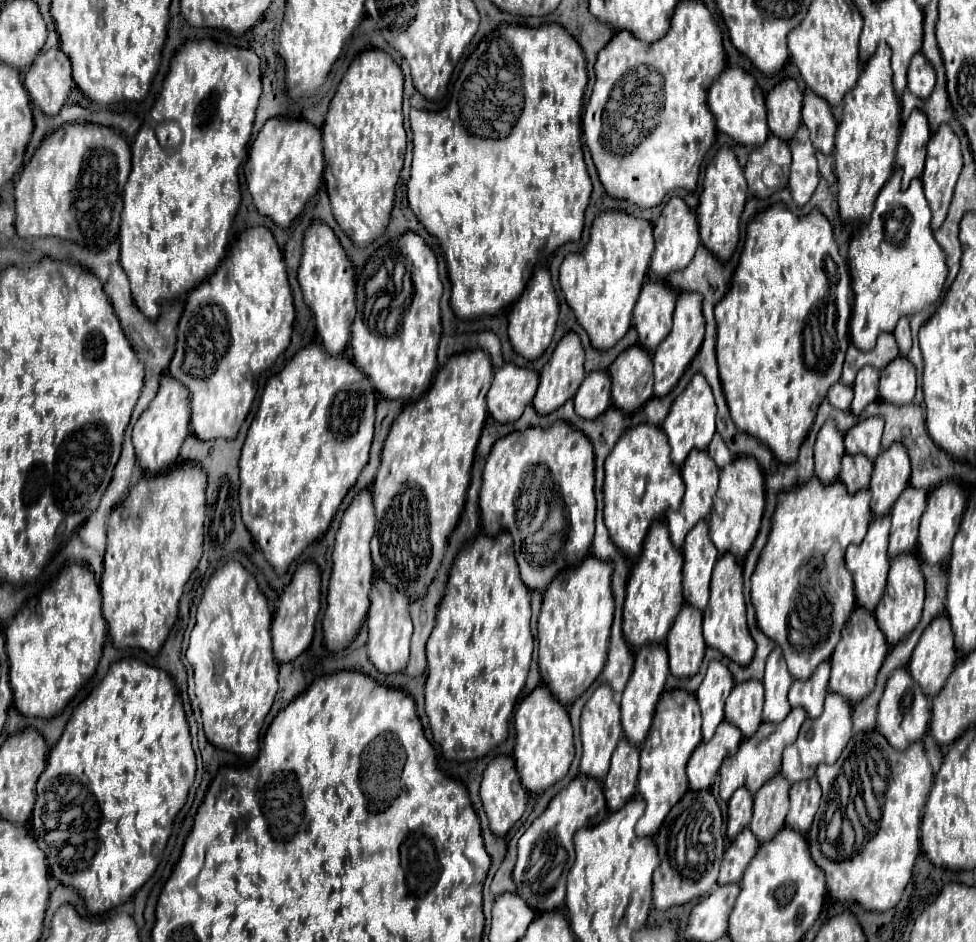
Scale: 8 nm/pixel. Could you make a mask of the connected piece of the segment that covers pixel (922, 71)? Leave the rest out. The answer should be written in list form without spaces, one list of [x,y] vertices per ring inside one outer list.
[[[917,53],[909,65],[907,91],[921,99],[927,99],[931,95],[933,87],[935,87],[935,71],[933,71],[931,63],[925,59],[925,55]]]

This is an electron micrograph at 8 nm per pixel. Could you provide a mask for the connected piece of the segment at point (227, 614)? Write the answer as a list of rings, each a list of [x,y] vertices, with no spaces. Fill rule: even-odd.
[[[239,561],[219,567],[197,607],[197,623],[185,653],[193,667],[207,739],[221,749],[253,761],[259,751],[259,731],[277,695],[277,669],[271,647],[271,611],[253,575]]]

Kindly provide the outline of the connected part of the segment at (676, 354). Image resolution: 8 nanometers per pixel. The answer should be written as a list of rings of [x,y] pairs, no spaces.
[[[687,291],[679,293],[671,333],[659,343],[659,347],[652,354],[653,389],[655,389],[657,397],[667,395],[675,387],[675,383],[679,381],[679,377],[683,375],[683,371],[687,369],[691,359],[697,355],[697,351],[699,351],[699,347],[703,343],[705,319],[703,319],[703,309],[701,307],[703,305],[701,305],[701,295],[699,293],[687,293]]]

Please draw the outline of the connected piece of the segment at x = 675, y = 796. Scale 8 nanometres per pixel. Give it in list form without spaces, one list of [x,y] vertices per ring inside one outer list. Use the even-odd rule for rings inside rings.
[[[685,689],[665,691],[657,703],[653,723],[645,743],[641,745],[641,771],[639,771],[639,793],[647,803],[645,815],[637,823],[637,835],[651,837],[661,827],[669,809],[687,791],[685,765],[693,749],[701,743],[701,709],[697,697]]]

